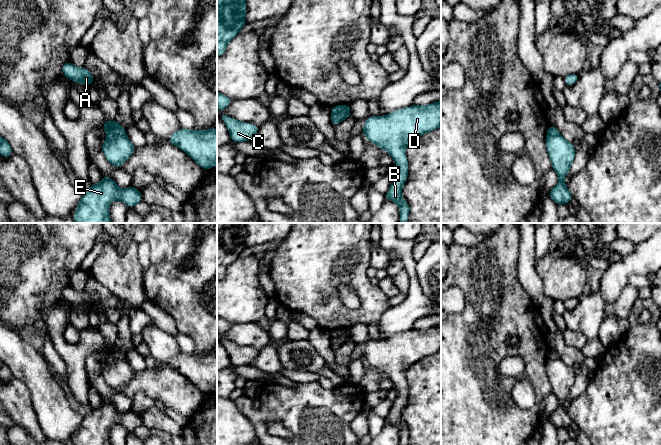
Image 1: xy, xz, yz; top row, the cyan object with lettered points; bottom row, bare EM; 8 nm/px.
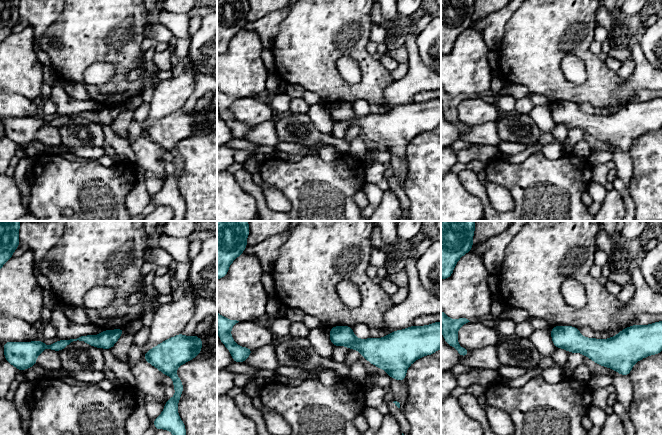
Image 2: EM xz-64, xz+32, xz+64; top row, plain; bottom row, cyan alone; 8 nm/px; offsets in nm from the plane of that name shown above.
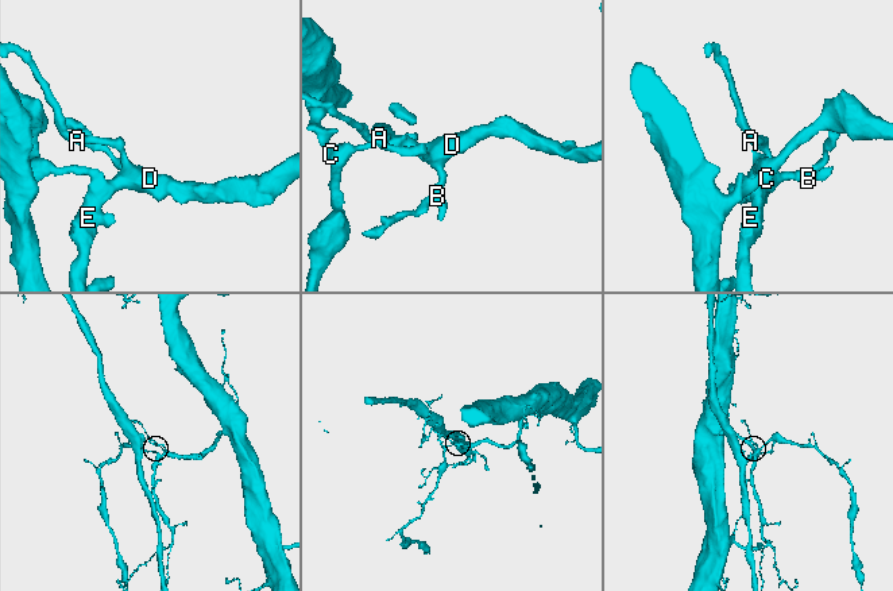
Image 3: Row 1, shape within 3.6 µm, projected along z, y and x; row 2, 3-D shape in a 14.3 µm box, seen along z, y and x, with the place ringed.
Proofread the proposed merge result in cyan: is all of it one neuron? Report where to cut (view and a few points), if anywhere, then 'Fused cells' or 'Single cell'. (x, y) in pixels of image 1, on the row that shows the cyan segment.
Split along xz (332, 113), (341, 113), (341, 120). Fused cells

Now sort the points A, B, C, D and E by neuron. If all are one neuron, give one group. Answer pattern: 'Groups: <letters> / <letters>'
Groups: A B D E / C

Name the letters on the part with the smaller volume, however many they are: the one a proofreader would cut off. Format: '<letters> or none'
C

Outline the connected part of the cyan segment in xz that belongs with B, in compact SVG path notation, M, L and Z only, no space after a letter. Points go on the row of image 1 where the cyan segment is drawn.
M441 101L426 106L413 104L408 108L398 109L385 116L370 116L364 122L362 134L365 135L371 143L385 149L397 164L397 173L392 178L390 189L384 195L384 198L399 205L400 223L406 223L410 213L410 206L407 201L401 199L402 186L408 176L408 160L405 156L405 147L414 139L437 129L439 126L441 126Z

